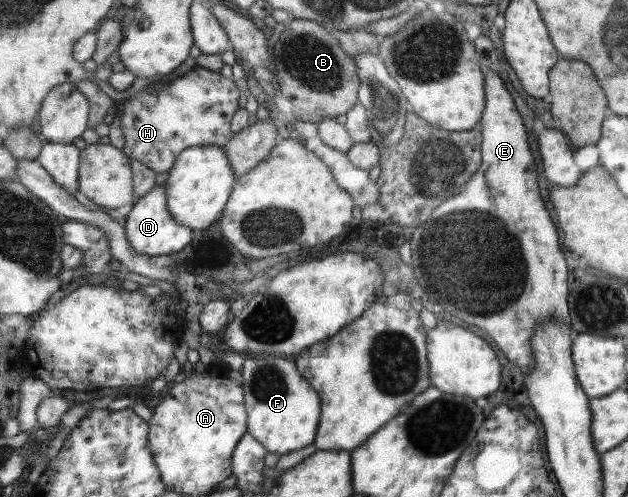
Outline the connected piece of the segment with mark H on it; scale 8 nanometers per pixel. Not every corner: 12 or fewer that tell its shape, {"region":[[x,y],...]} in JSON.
{"region":[[204,68],[122,100],[132,160],[223,147],[241,91]]}

